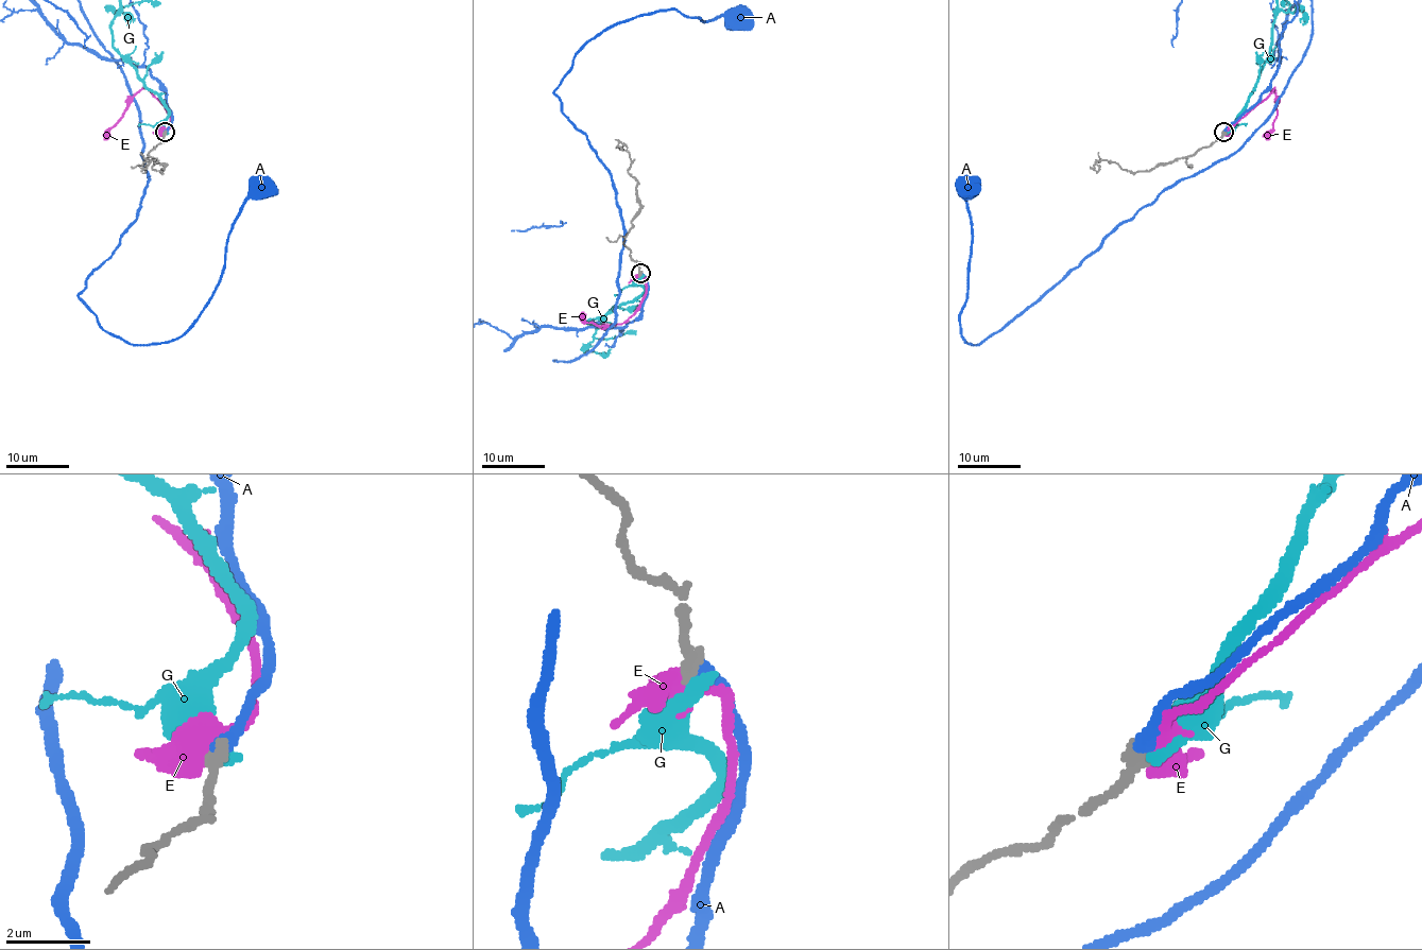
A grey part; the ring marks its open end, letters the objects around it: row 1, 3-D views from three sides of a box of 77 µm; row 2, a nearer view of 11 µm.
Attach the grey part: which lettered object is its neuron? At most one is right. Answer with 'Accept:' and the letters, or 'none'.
Accept: A

